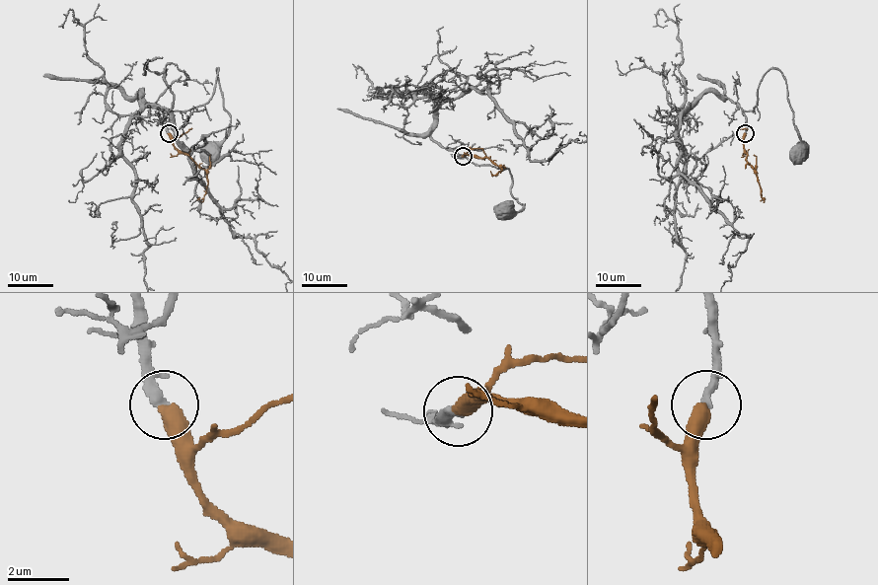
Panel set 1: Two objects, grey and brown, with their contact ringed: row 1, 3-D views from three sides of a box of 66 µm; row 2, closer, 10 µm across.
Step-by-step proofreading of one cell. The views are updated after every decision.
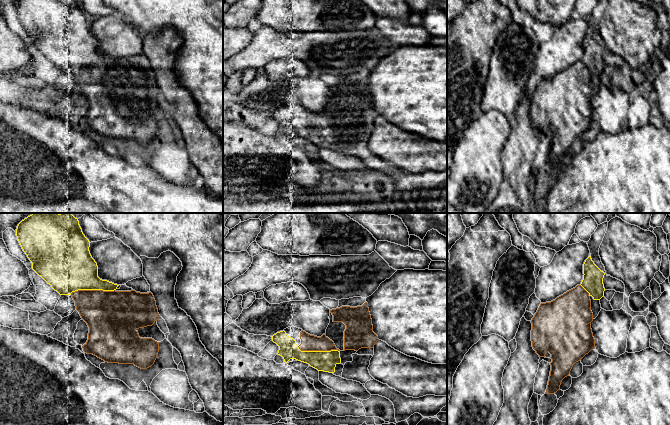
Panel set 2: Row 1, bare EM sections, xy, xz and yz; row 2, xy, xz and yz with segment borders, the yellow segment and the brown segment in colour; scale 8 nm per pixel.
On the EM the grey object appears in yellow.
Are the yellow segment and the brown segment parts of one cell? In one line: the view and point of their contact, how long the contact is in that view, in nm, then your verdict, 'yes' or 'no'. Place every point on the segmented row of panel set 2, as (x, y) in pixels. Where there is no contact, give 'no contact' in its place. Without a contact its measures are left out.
xy (92, 289) | 360 nm | yes

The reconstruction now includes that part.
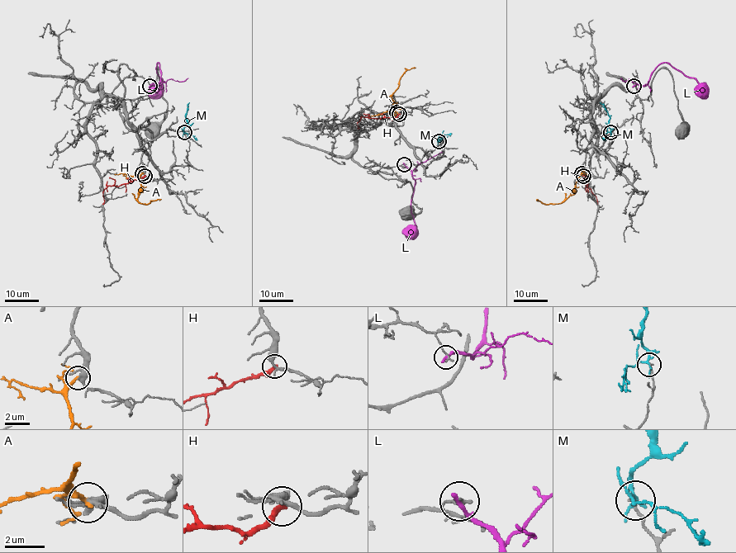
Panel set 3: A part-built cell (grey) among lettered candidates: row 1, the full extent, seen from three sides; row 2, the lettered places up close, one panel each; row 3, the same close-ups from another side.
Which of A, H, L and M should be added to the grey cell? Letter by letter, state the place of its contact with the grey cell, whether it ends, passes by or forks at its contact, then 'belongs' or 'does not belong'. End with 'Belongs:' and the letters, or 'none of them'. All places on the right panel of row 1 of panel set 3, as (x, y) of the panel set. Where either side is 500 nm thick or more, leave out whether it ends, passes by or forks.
A: (581, 173) | it ends | does not belong
H: (583, 176) | it ends | does not belong
L: (633, 86) | it ends | does not belong
M: (610, 132) | it forks | does not belong
Belongs: none of them

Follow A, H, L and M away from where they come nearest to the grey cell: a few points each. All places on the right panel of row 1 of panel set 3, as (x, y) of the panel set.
A: (582, 172), (576, 184), (574, 192), (564, 200), (555, 204), (544, 204), (537, 200)
H: (583, 175), (587, 178), (586, 186), (591, 190), (597, 204)
L: (633, 86), (644, 85), (659, 64), (668, 62), (693, 77), (704, 97)
M: (610, 132), (610, 117), (600, 102)

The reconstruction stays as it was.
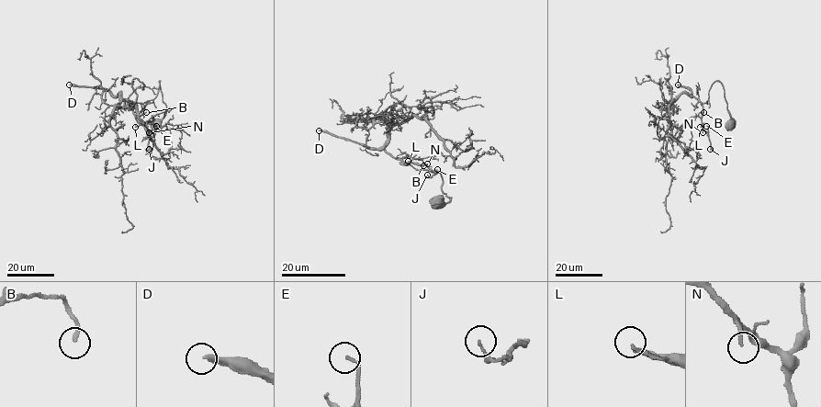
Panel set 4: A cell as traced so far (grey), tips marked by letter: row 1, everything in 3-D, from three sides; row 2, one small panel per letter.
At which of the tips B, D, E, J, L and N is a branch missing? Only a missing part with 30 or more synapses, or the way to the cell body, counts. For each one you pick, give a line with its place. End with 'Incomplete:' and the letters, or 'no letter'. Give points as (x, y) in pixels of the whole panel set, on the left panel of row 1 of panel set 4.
D: Place: (69, 84)
Incomplete: D

